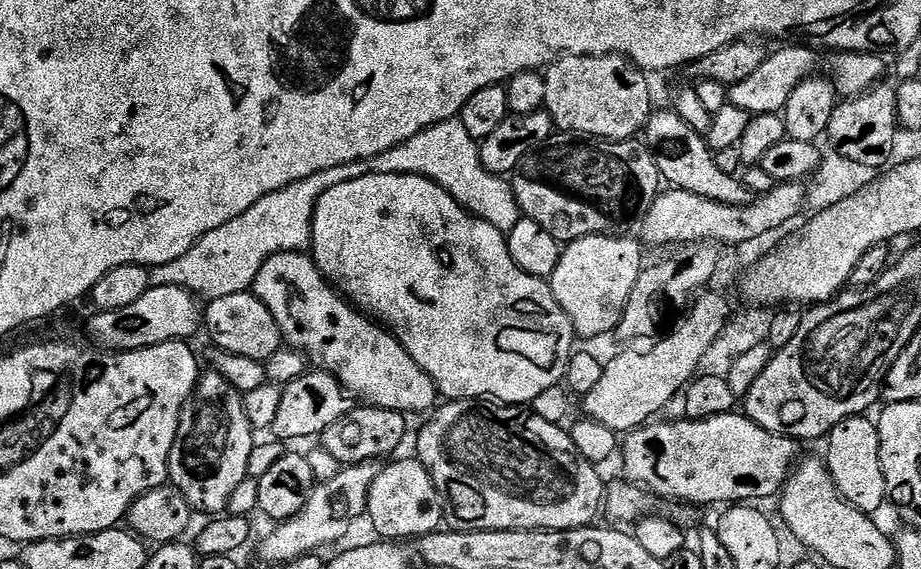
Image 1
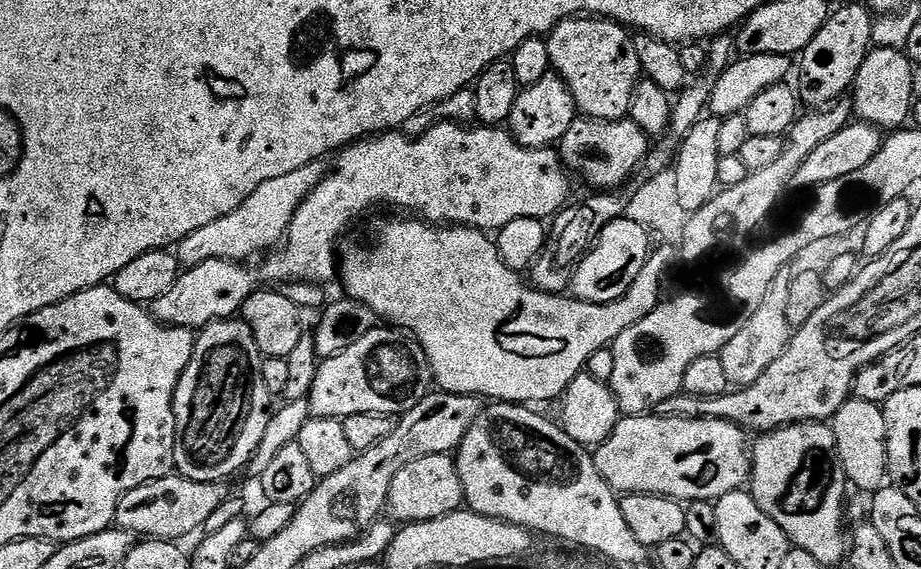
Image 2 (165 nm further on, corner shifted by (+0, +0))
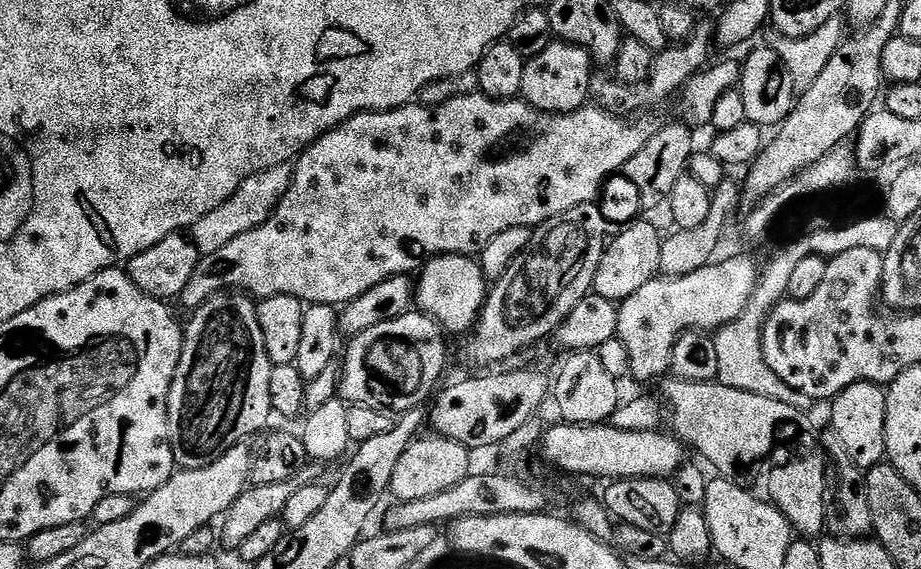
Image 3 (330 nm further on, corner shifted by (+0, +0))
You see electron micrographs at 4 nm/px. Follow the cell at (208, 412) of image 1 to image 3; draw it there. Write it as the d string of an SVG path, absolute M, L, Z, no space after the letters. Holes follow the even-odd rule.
M239 291L222 292L219 296L212 296L202 305L191 313L192 321L184 328L184 349L182 358L178 362L178 370L174 374L174 382L170 386L168 395L168 433L172 439L172 453L177 465L181 469L201 468L210 466L222 454L226 454L232 448L243 445L247 436L252 436L255 432L260 432L268 424L268 419L273 419L274 413L270 402L270 374L274 367L272 359L266 354L266 342L262 342L262 326L258 326L256 317L257 301L253 297Z

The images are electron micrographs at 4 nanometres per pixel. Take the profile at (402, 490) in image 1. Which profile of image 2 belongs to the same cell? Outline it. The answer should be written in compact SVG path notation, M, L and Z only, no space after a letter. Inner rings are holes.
M451 455L431 456L430 458L418 458L418 462L410 462L406 466L402 466L402 470L398 470L394 482L390 482L386 512L393 521L399 522L401 525L417 524L434 518L442 518L451 512L461 511L463 504L464 491L462 490L462 480L458 478L455 459Z

